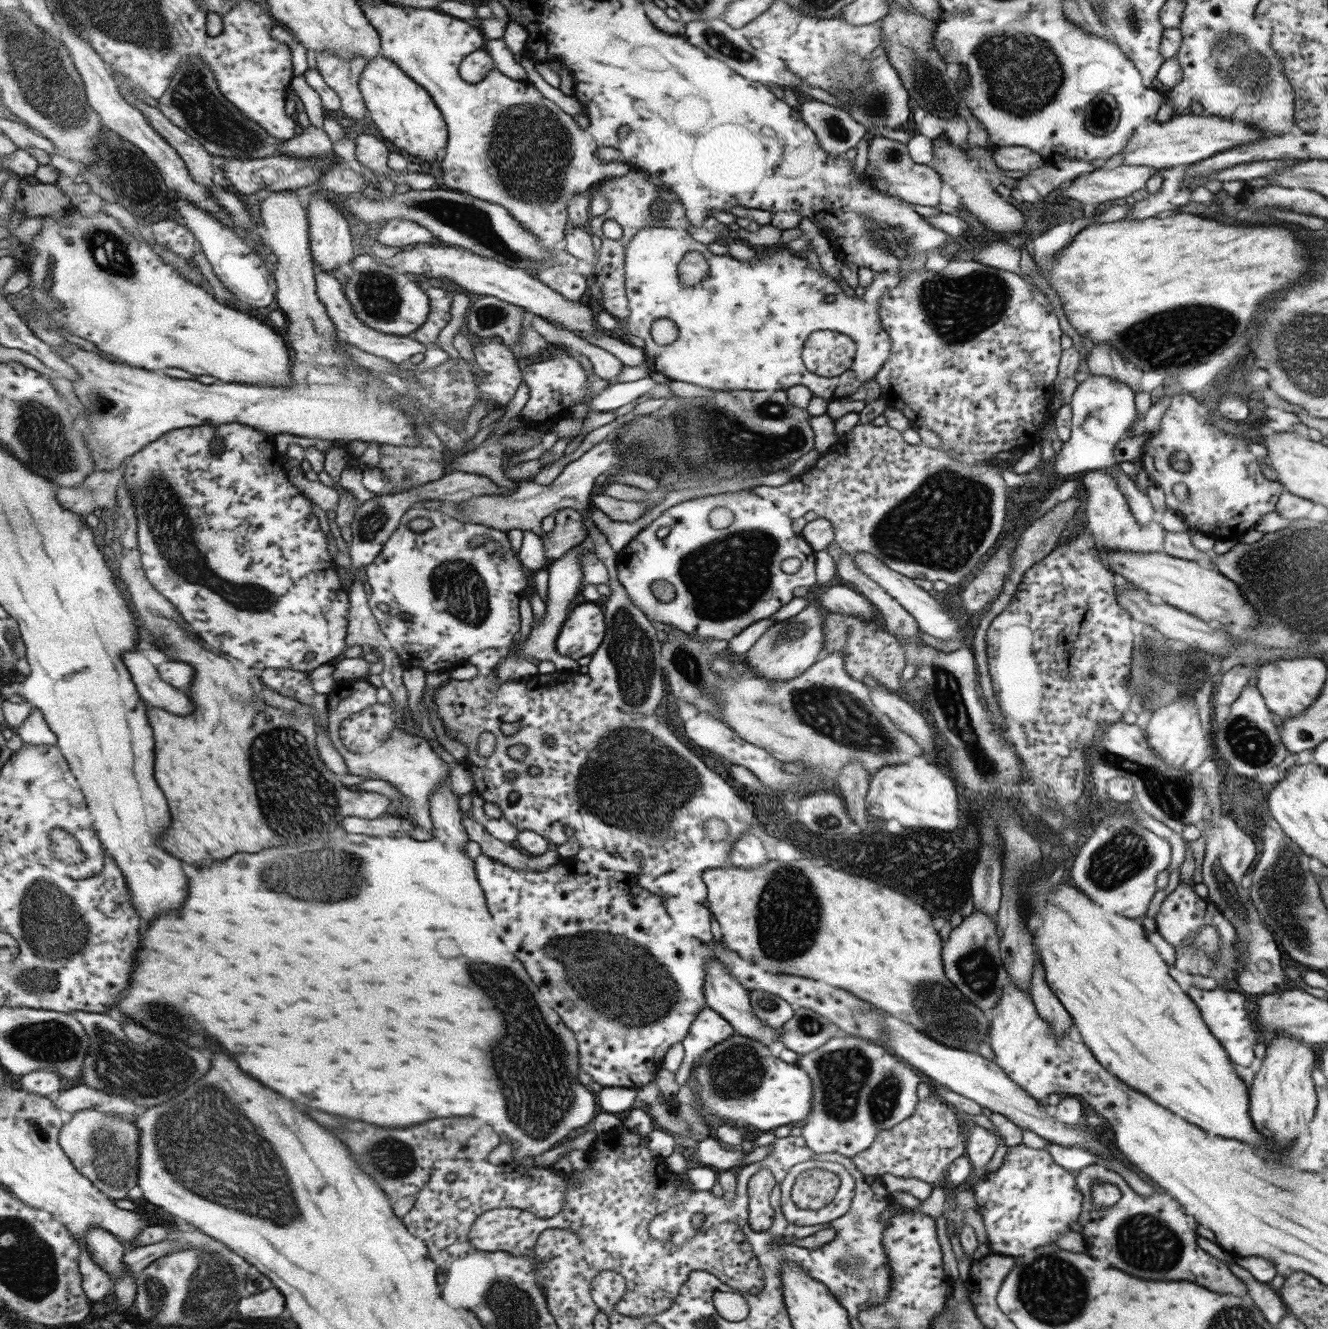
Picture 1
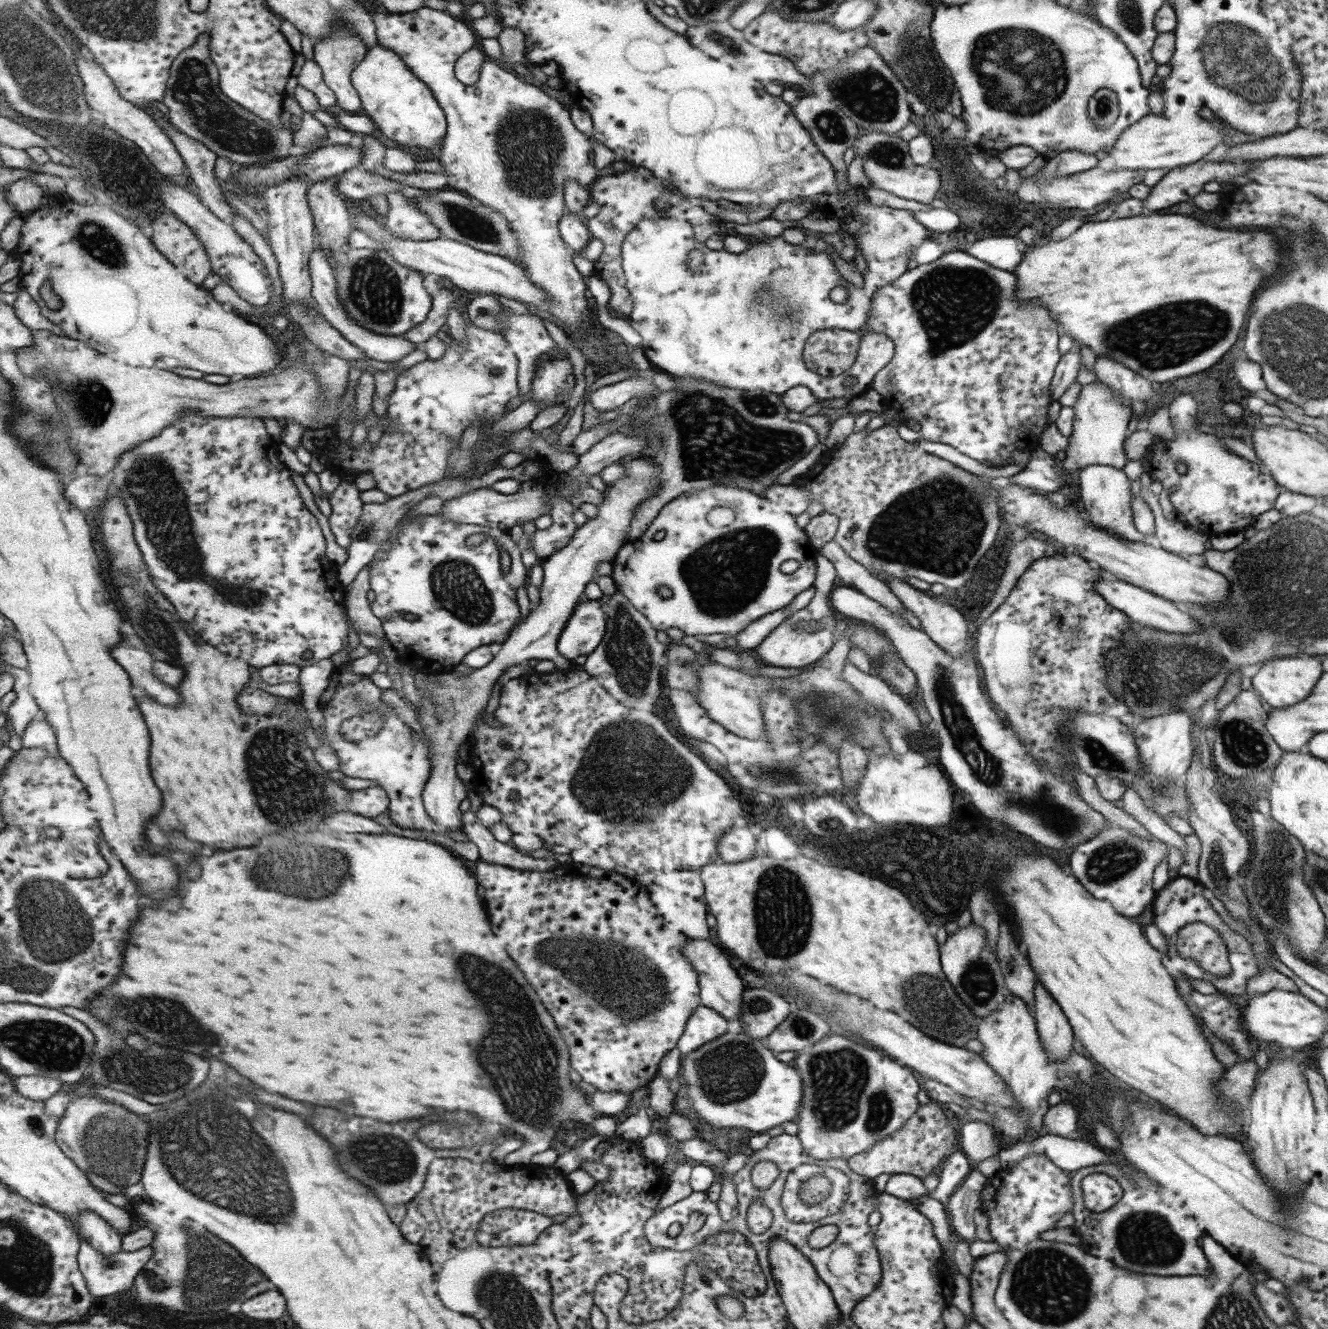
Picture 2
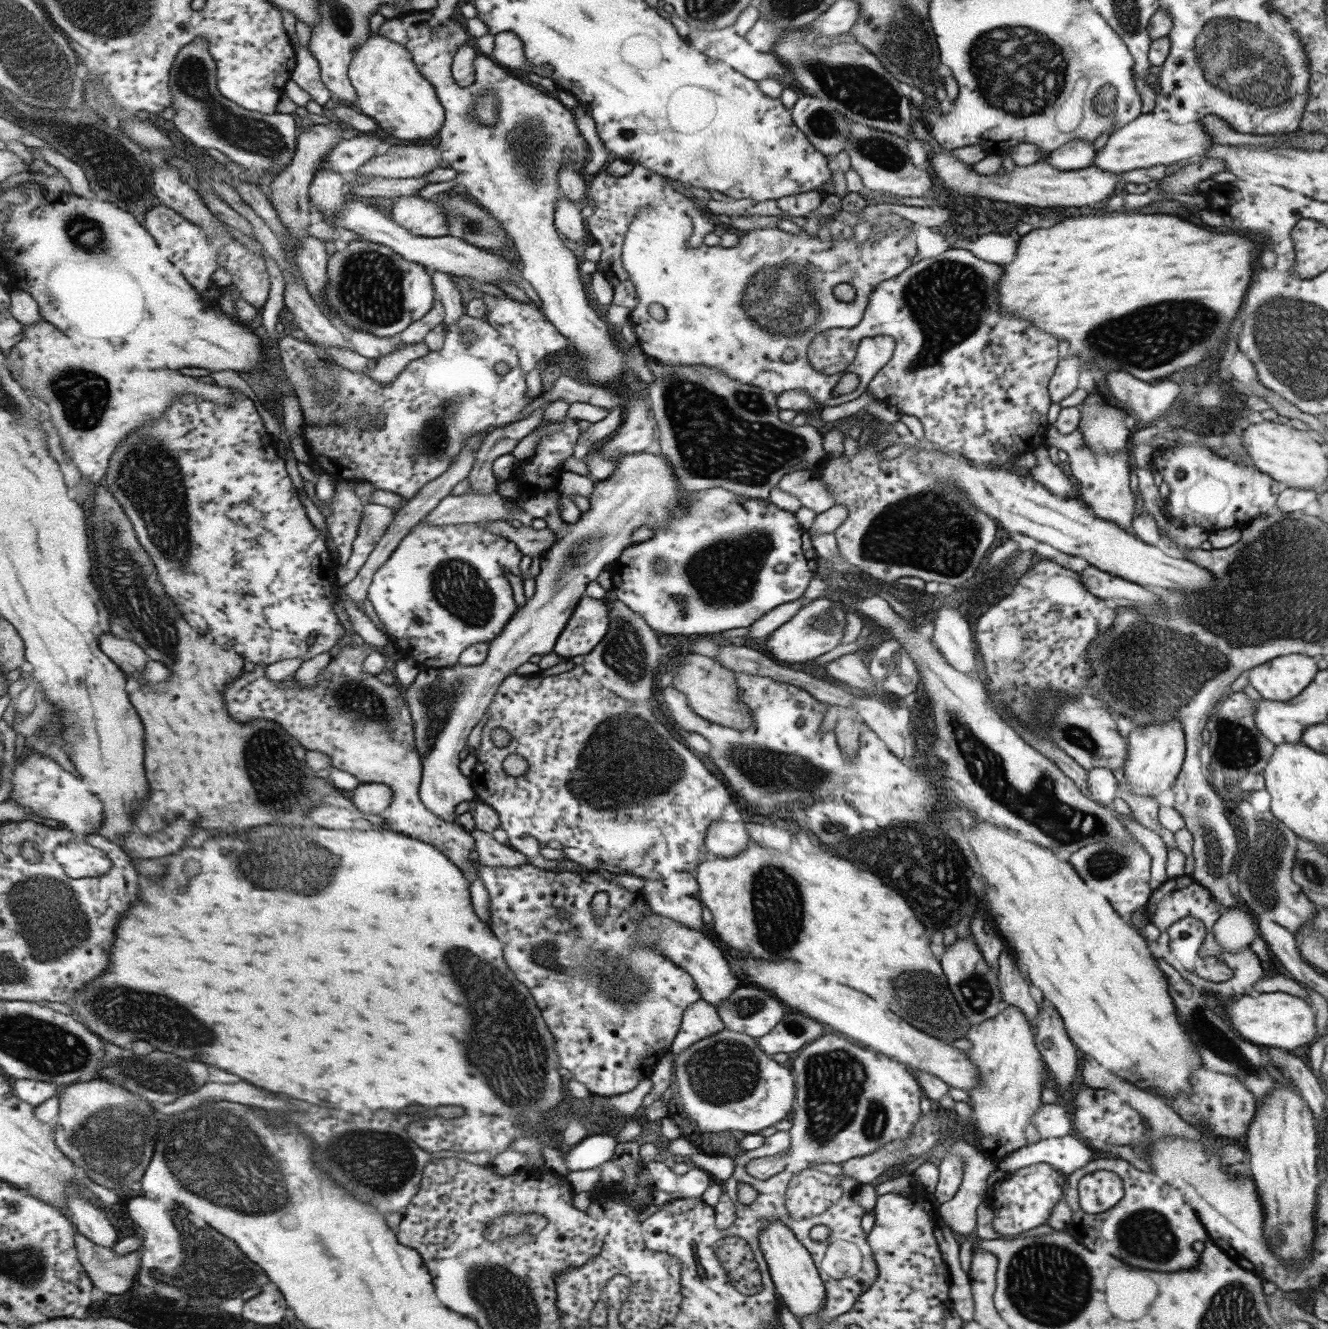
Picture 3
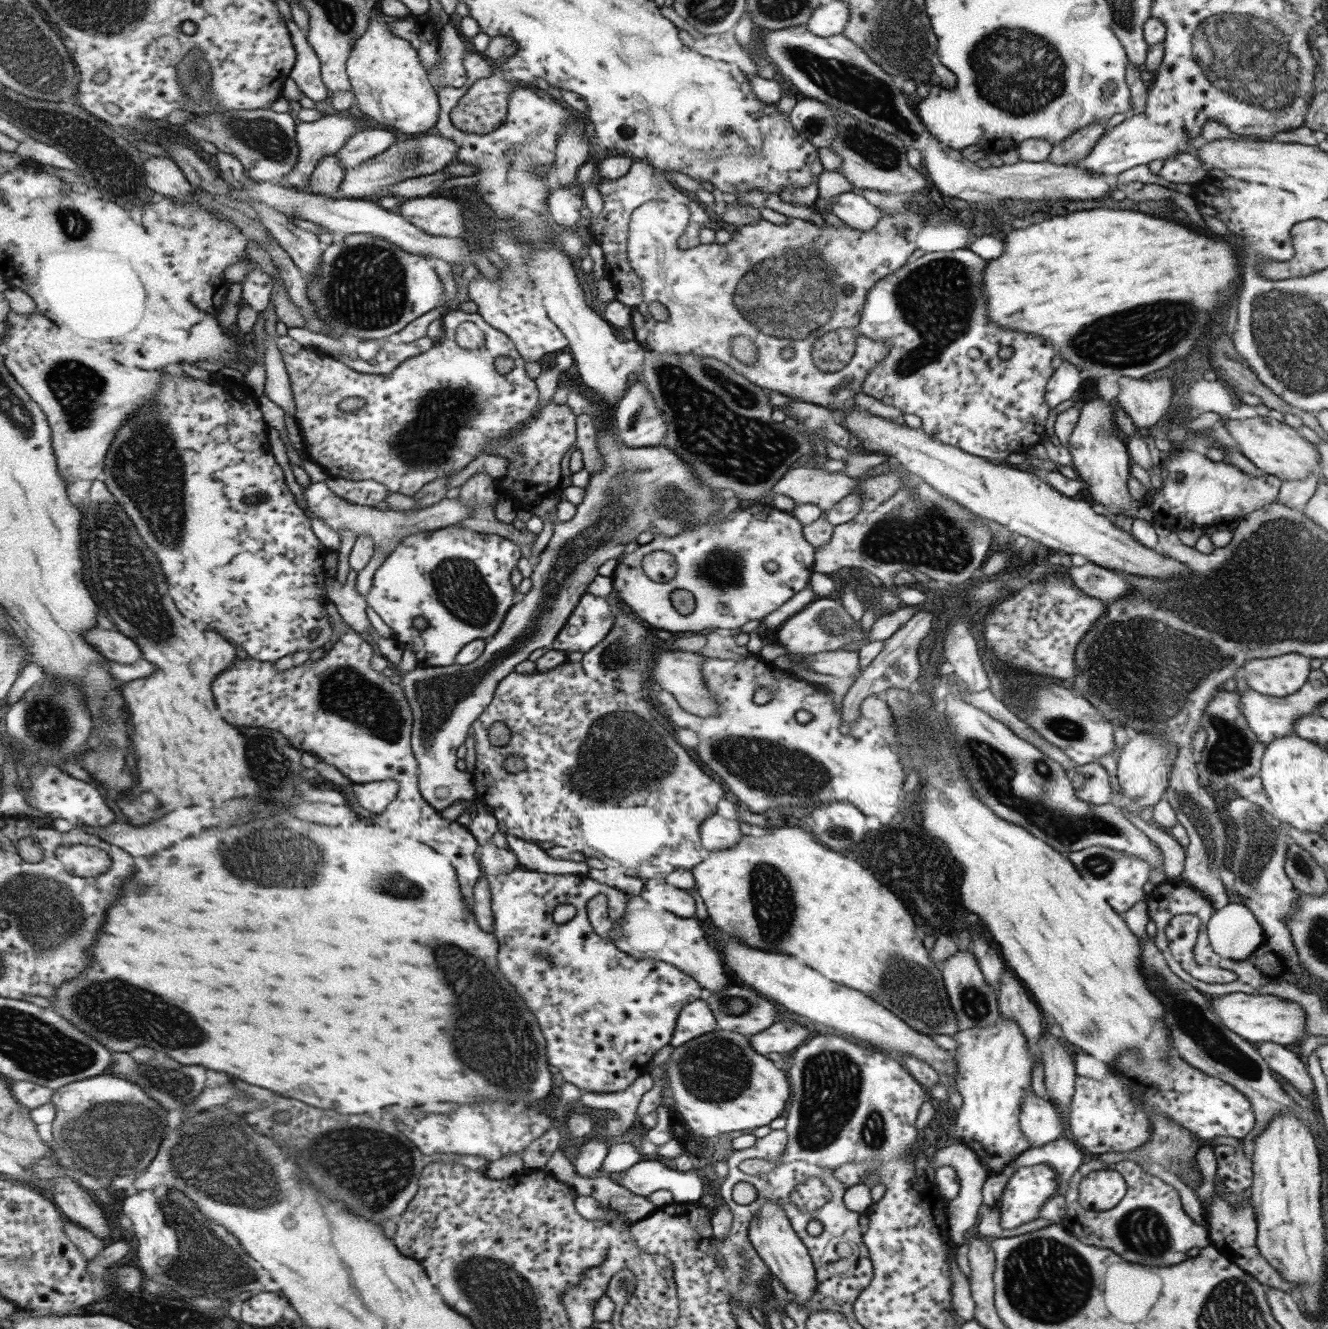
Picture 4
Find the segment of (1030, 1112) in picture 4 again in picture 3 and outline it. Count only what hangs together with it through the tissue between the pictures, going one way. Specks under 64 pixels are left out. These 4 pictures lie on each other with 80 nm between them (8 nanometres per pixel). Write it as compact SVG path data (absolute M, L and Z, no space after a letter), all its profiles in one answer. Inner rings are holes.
M1058 1102L1041 1103L1032 1115L1031 1126L1037 1131L1040 1140L1065 1136L1073 1131L1069 1112L1058 1105Z

